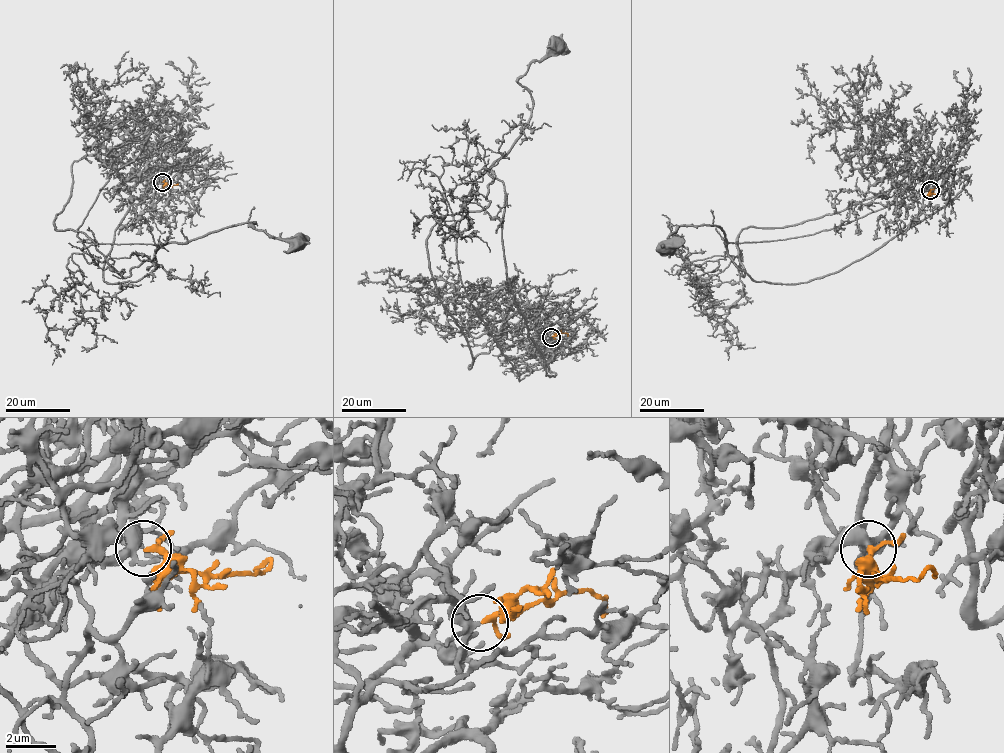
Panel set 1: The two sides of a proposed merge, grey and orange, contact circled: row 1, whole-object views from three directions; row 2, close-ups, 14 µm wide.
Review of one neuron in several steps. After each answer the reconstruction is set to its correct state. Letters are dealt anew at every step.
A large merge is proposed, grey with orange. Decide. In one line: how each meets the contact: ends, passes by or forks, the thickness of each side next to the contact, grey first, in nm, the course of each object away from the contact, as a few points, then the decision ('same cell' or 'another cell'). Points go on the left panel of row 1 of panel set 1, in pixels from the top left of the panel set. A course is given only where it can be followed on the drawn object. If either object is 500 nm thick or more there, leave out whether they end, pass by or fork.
grey forks; orange passes by; calibres 300 and 170 nm; course grey (161, 182), (137, 179), (151, 188), (150, 168), (104, 281), (139, 280), (165, 245), (245, 223), (299, 241); course orange (161, 182), (176, 185); same cell

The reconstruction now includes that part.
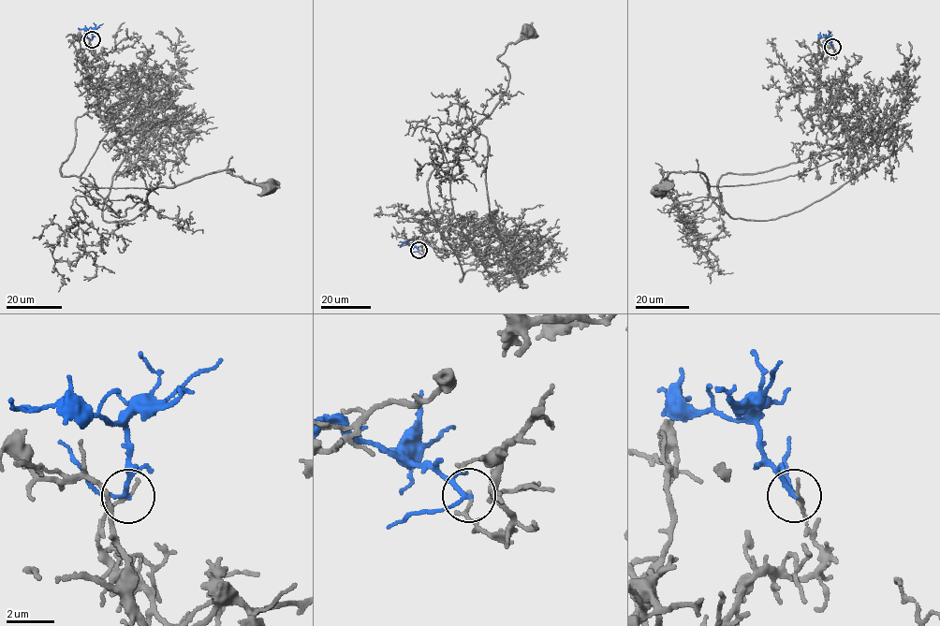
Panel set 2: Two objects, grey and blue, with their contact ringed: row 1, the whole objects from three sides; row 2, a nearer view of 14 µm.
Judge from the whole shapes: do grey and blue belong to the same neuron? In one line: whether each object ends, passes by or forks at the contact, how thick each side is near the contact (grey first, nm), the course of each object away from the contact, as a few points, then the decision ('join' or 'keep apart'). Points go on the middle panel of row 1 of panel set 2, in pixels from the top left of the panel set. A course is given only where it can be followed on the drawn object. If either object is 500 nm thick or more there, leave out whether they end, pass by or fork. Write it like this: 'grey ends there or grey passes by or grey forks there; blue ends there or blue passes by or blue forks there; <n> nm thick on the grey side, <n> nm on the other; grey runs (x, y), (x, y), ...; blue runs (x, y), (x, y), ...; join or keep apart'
grey passes by; blue passes by; 100 nm thick on the grey side, 160 nm on the other; grey runs (418, 250), (423, 237), (486, 255), (460, 281), (427, 180), (474, 156), (509, 78), (497, 56), (528, 31); blue runs (418, 250), (404, 242), (398, 244); keep apart

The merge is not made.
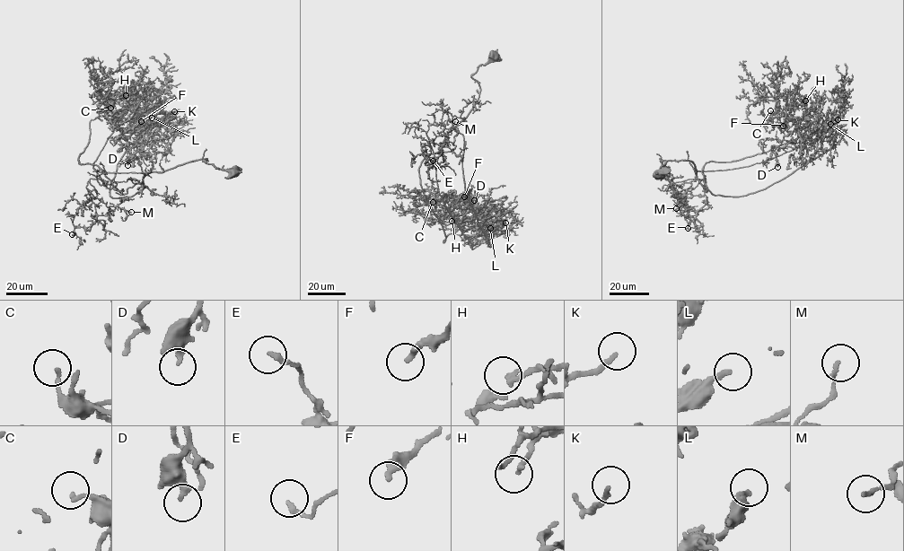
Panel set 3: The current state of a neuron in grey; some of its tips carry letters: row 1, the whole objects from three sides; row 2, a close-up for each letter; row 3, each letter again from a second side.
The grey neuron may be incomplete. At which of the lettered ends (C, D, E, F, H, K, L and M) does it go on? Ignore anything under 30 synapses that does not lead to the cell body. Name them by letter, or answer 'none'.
K, L

